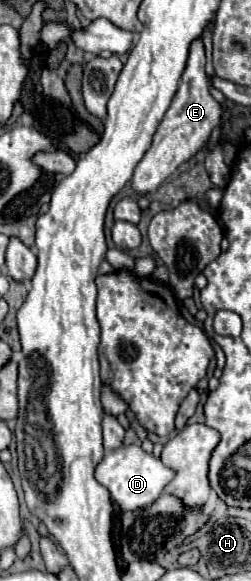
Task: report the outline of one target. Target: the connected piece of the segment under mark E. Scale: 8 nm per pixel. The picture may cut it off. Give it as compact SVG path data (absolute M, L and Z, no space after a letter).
M193 41L187 67L181 77L181 85L163 117L159 123L159 129L153 135L153 143L135 167L135 173L131 177L131 189L135 193L155 193L161 183L189 157L193 157L205 141L209 141L211 131L219 125L221 121L221 105L211 97L209 93L209 83L205 75L205 49L201 41Z

